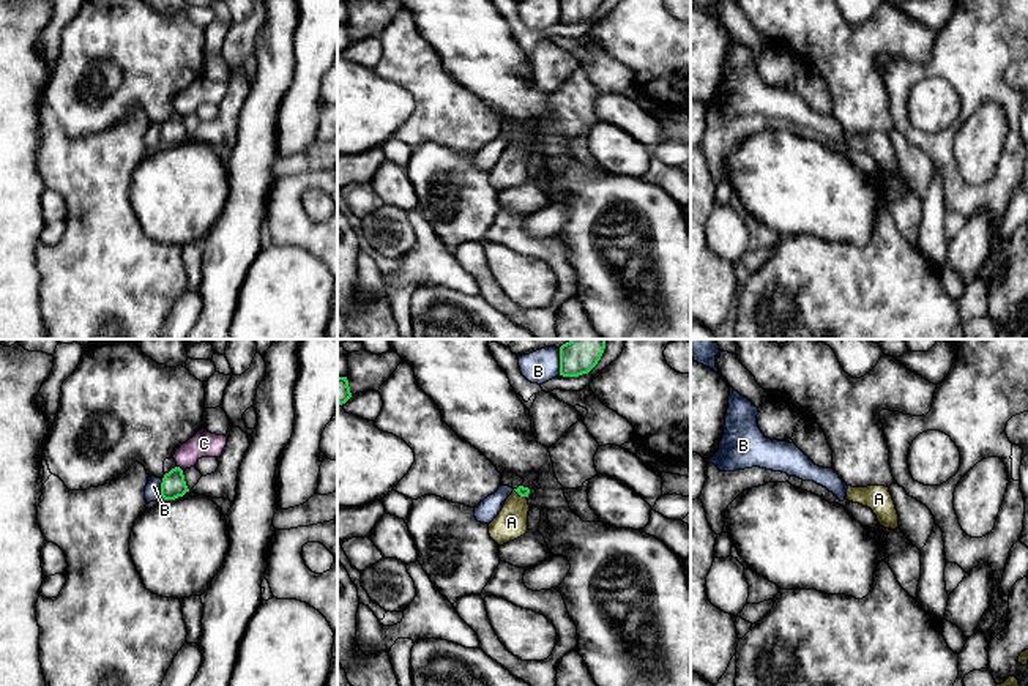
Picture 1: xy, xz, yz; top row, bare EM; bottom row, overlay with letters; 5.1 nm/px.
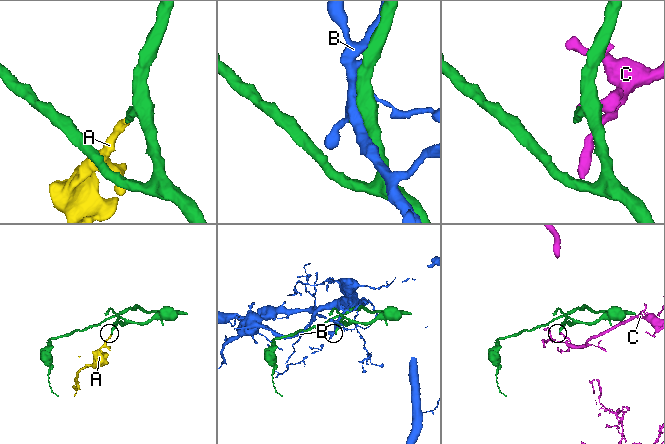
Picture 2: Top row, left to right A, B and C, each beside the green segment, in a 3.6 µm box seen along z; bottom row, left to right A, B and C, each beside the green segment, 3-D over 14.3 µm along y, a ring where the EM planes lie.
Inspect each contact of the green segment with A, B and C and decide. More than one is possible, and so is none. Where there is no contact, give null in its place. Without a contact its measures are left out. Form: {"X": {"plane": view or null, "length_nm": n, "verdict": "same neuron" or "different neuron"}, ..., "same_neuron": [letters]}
{"A": {"plane": "xz", "length_nm": 80, "verdict": "same neuron"}, "B": {"plane": "xy", "length_nm": 90, "verdict": "different neuron"}, "C": {"plane": "xy", "length_nm": 40, "verdict": "different neuron"}, "same_neuron": ["A"]}

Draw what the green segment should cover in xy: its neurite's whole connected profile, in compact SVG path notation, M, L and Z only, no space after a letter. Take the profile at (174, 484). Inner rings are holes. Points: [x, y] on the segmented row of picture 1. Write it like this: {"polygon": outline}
{"polygon": "M175 467L164 475L161 483L161 497L164 500L175 500L178 497L183 497L186 492L189 492L189 489L180 467Z"}

